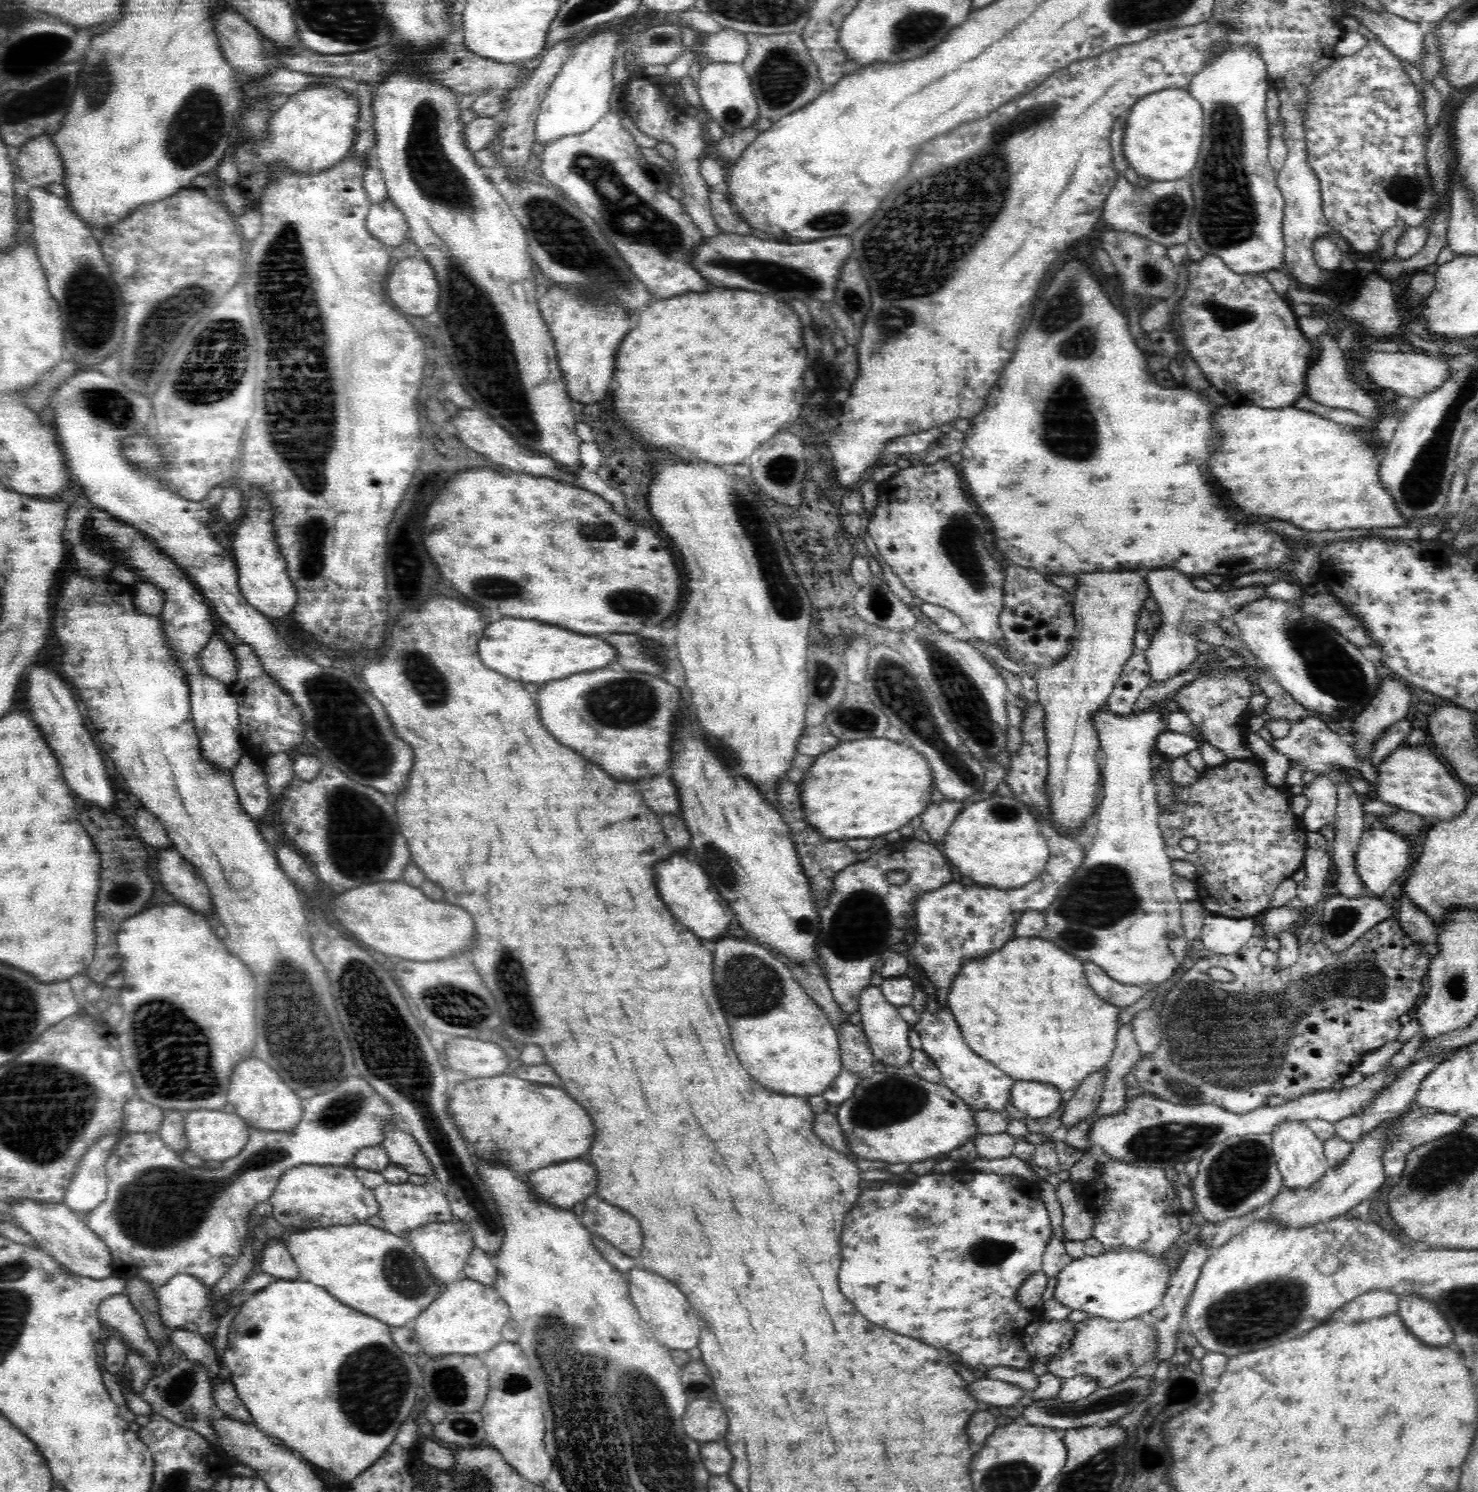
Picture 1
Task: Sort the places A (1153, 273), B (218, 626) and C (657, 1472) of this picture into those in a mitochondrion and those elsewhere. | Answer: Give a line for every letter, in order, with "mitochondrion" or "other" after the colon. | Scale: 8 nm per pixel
A: mitochondrion
B: other
C: mitochondrion

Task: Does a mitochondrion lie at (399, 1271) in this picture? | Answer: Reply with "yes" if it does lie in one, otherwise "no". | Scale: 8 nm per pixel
yes

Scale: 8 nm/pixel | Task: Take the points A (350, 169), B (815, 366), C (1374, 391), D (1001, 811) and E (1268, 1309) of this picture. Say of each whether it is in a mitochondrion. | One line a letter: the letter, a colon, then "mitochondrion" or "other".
A: other
B: other
C: other
D: mitochondrion
E: mitochondrion

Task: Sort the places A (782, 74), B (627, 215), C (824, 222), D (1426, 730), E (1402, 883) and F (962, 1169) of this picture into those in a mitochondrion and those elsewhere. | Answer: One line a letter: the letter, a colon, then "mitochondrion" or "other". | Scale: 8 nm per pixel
A: mitochondrion
B: mitochondrion
C: mitochondrion
D: other
E: other
F: other

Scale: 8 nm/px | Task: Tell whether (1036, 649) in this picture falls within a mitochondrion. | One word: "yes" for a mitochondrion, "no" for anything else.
no

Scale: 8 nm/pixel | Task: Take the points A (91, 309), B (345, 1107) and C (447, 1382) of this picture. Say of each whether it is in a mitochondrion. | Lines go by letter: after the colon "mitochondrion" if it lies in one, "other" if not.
A: mitochondrion
B: mitochondrion
C: mitochondrion

